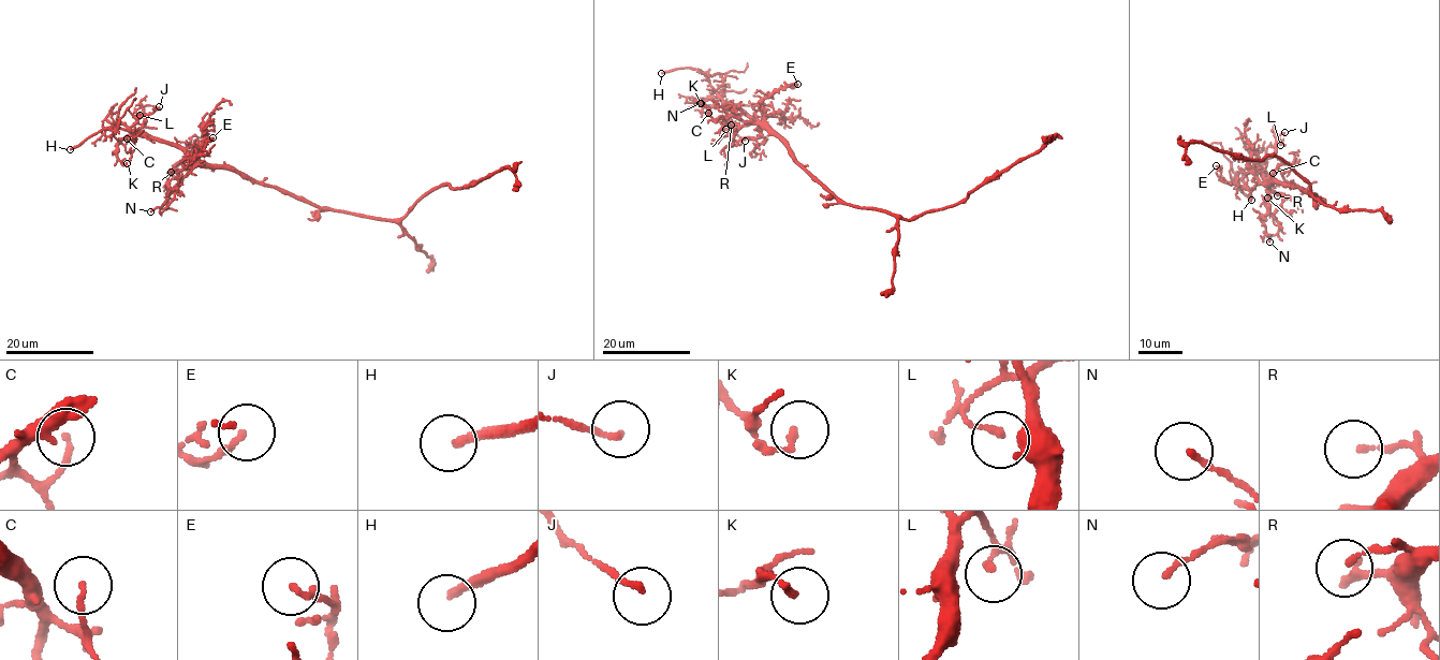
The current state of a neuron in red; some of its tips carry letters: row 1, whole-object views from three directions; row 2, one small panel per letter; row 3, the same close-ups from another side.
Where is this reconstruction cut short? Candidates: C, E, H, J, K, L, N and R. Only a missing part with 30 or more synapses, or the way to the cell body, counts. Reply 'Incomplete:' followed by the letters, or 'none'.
Incomplete: H

